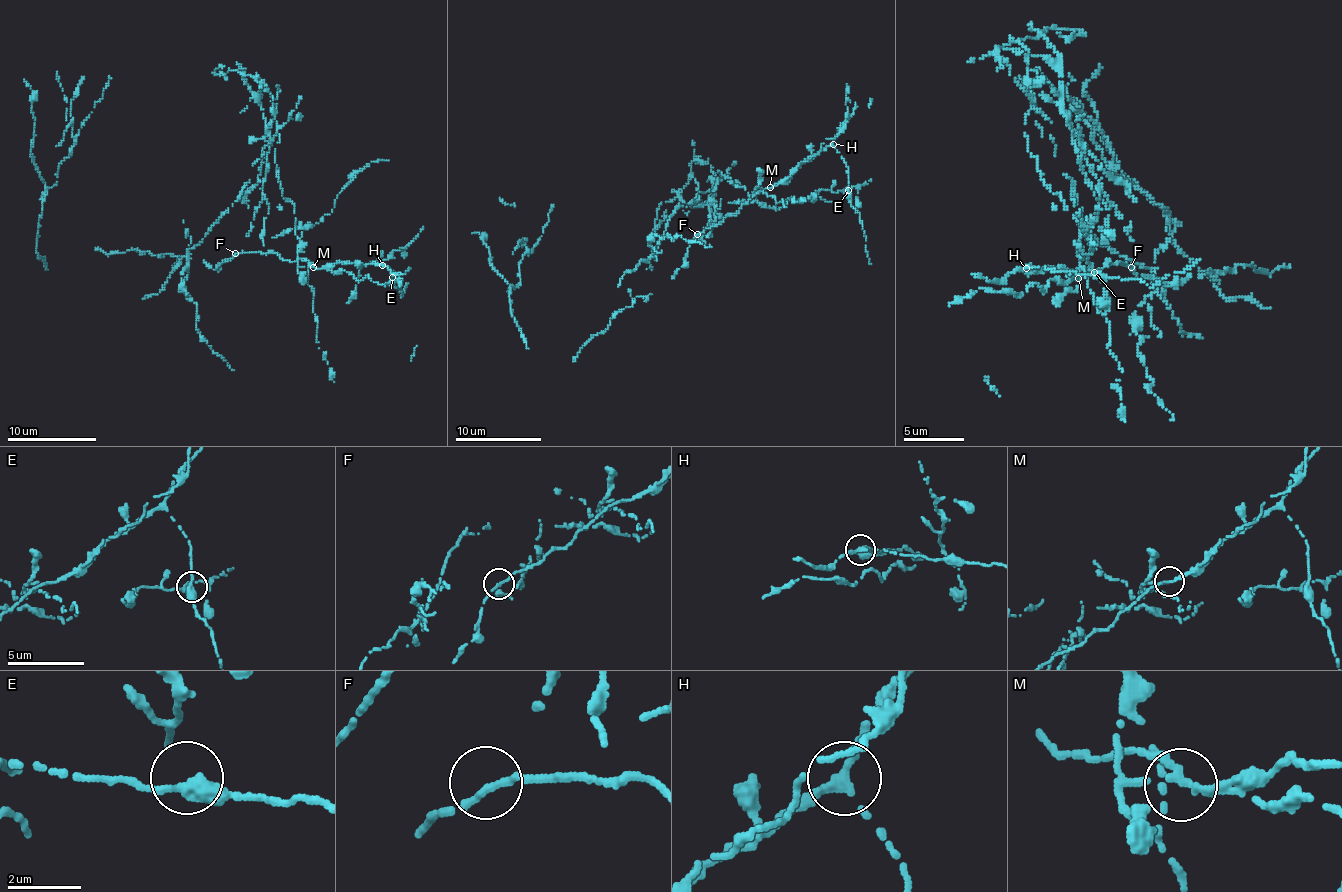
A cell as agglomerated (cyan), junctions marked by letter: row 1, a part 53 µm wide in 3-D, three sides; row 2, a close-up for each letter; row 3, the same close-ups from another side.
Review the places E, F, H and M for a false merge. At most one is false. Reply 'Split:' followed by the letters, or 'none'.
Split: M

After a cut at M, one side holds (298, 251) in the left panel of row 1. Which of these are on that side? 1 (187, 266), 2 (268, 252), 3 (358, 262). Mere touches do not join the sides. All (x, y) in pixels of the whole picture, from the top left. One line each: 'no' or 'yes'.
1: yes
2: no
3: no

